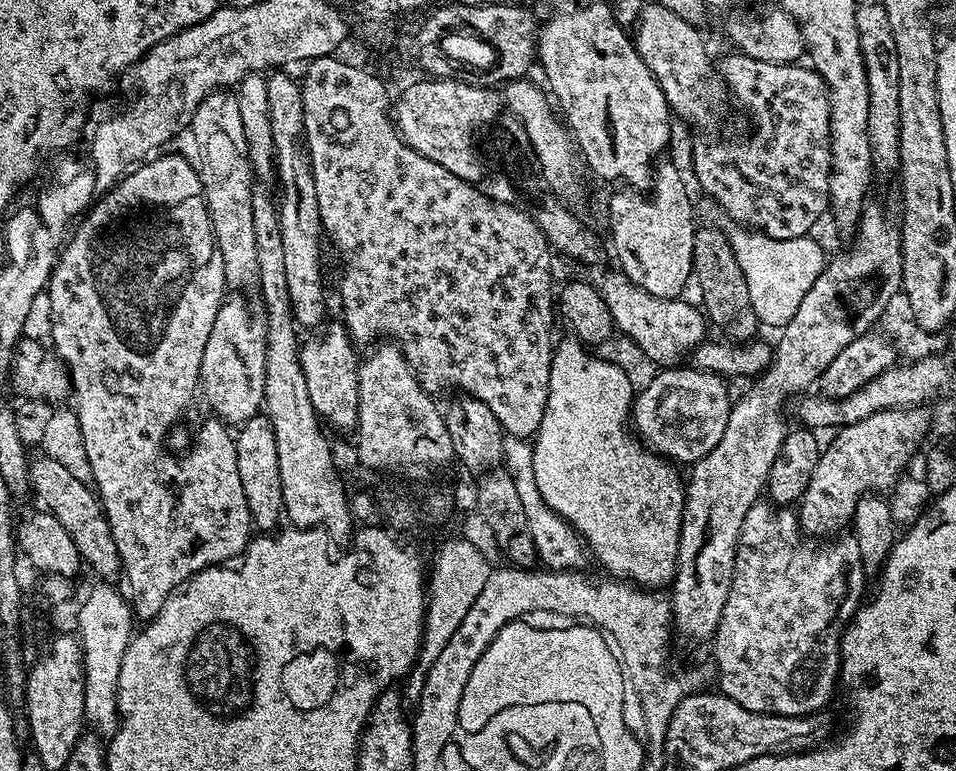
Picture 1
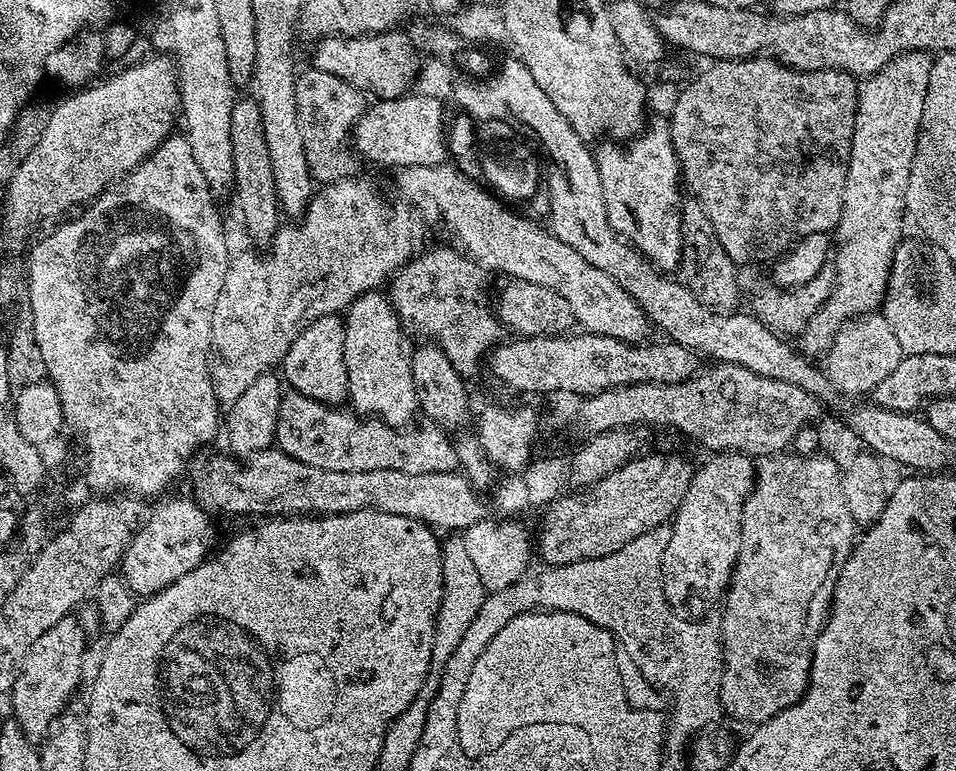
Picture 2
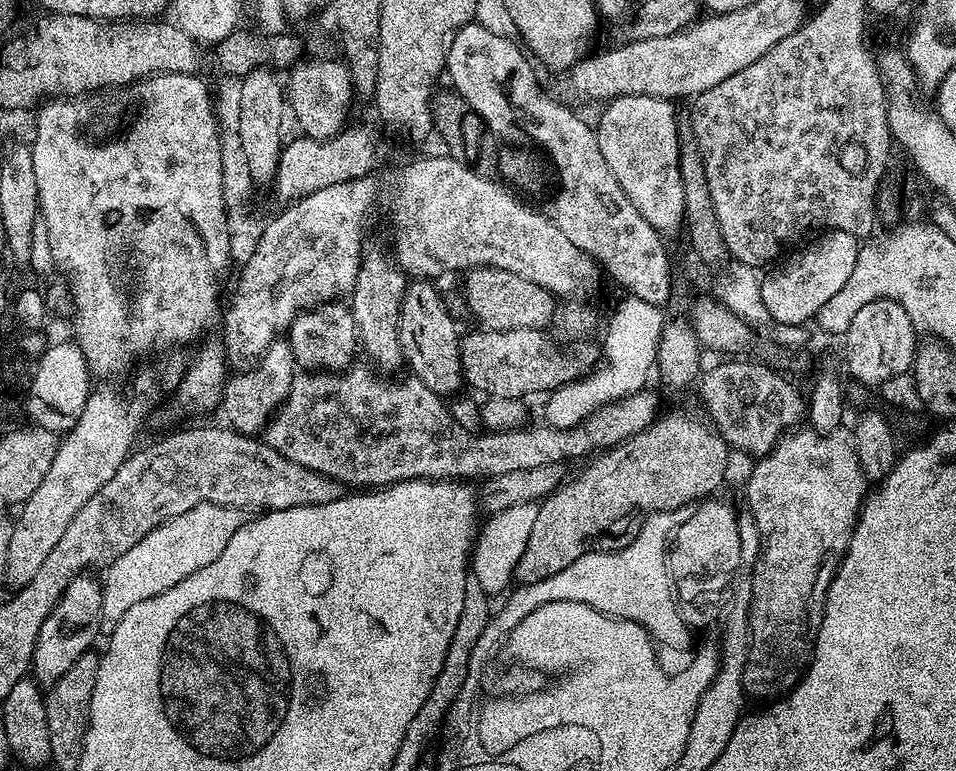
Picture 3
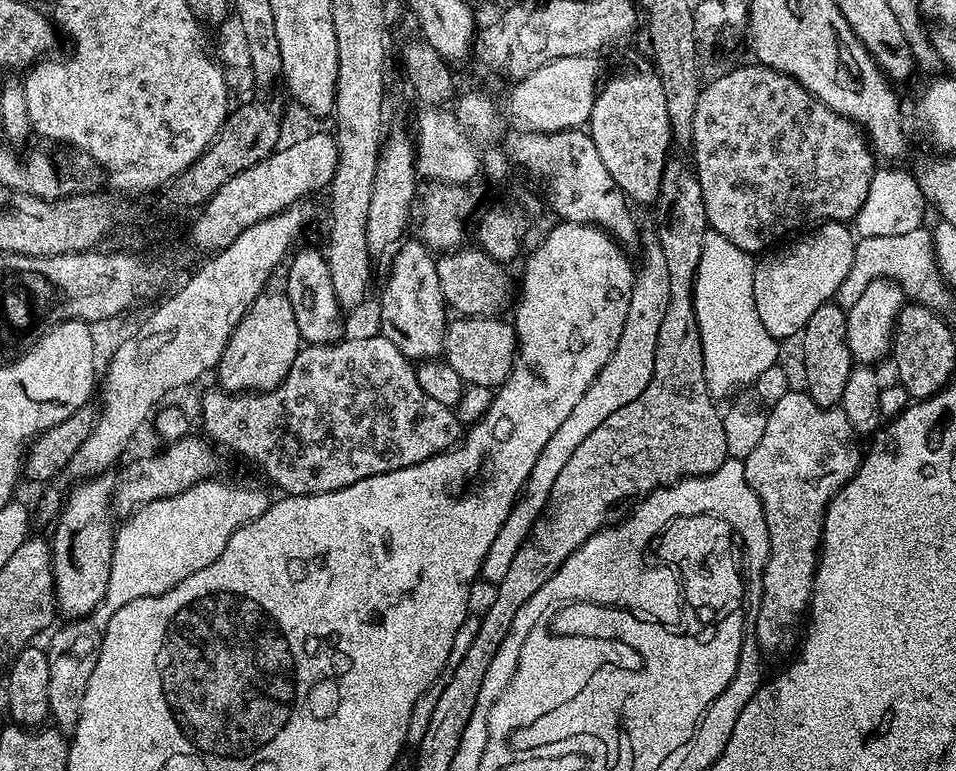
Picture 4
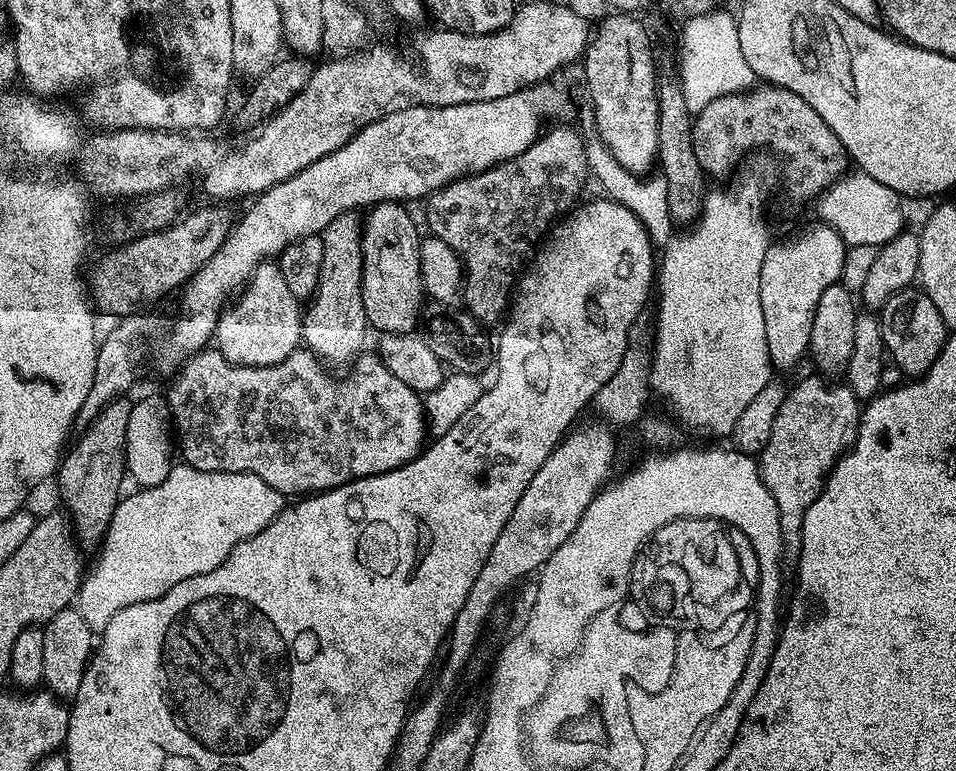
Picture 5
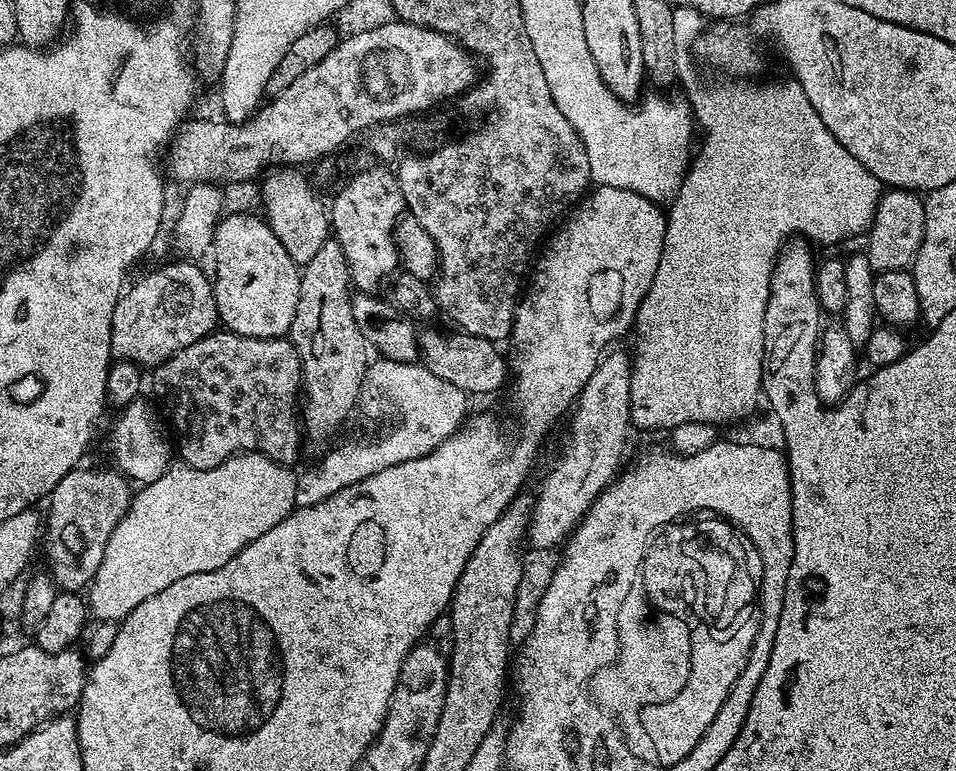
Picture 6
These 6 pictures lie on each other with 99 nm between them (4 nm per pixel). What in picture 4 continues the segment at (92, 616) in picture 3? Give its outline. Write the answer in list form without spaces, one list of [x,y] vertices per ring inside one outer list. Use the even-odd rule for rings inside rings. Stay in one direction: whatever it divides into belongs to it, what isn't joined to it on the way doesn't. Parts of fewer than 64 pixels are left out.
[[[101,474],[77,484],[80,485],[63,501],[54,522],[56,529],[50,535],[56,607],[59,615],[68,620],[91,617],[100,602],[106,598],[106,586],[110,586],[114,539],[113,477]]]

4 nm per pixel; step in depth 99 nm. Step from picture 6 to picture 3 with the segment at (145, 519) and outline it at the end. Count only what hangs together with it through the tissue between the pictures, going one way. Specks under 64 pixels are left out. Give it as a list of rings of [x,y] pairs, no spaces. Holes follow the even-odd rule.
[[[199,504],[194,506],[194,510],[186,510],[186,514],[178,514],[150,530],[150,534],[146,534],[138,546],[130,546],[130,550],[108,565],[103,573],[100,636],[111,636],[116,623],[122,614],[126,614],[126,610],[130,610],[130,606],[138,606],[138,602],[146,602],[146,598],[154,598],[170,590],[170,586],[182,582],[182,578],[194,574],[194,570],[210,566],[210,562],[214,562],[214,558],[226,550],[226,542],[234,538],[245,519],[243,508]]]

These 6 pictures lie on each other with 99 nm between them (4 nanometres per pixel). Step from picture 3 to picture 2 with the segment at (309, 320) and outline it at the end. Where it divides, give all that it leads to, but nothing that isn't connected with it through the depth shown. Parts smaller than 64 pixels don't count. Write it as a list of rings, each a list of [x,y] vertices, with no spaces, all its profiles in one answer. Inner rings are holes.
[[[339,315],[323,316],[315,320],[288,348],[282,358],[282,376],[295,391],[333,406],[349,399],[347,366],[347,327]]]

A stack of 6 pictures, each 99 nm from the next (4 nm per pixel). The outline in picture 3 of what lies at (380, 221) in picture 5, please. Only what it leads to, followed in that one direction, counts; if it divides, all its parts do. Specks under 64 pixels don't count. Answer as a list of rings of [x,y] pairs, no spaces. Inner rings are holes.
[[[416,278],[404,292],[398,318],[400,349],[404,351],[404,364],[412,367],[411,375],[426,382],[441,398],[448,398],[459,393],[465,383],[460,361],[462,332],[456,329],[455,318],[448,313],[439,290],[432,284],[435,283],[431,279]]]

